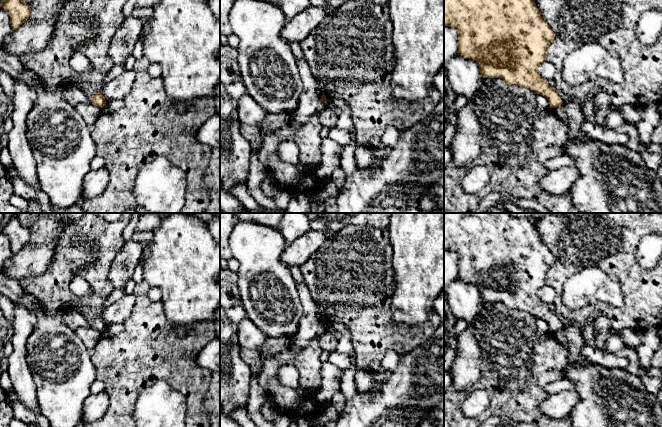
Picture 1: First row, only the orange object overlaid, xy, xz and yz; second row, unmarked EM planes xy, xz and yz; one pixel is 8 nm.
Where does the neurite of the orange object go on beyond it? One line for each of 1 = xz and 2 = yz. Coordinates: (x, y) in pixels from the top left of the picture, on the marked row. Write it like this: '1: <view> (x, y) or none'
1: none
2: none

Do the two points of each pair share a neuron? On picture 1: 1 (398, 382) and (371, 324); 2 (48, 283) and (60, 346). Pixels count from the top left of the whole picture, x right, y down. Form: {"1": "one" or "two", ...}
{"1": "two", "2": "two"}

